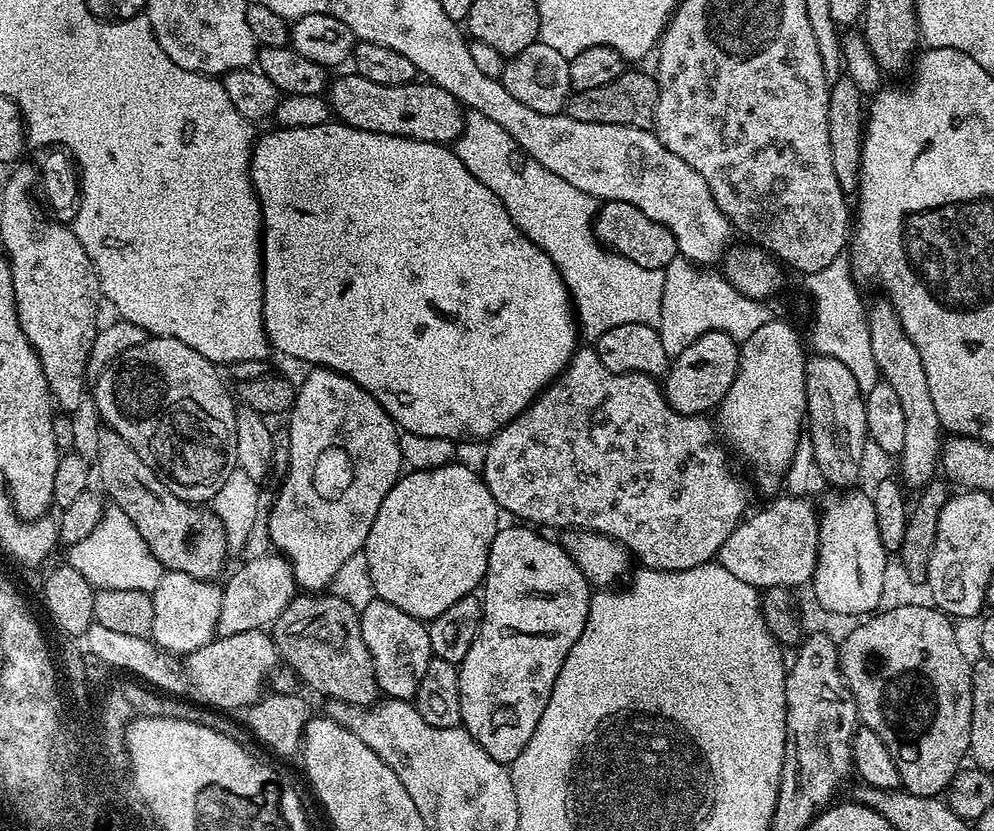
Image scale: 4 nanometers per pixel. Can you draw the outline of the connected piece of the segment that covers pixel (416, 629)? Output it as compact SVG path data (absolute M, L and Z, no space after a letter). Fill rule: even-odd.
M372 598L365 608L359 609L359 614L362 642L366 642L366 650L370 650L380 692L389 700L415 701L418 682L422 682L422 674L426 674L426 666L434 658L428 624L379 598Z

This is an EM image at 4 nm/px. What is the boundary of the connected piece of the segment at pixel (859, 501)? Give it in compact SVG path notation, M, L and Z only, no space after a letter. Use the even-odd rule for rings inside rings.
M832 490L829 491L829 496L825 498L824 505L819 505L818 508L818 517L820 519L820 537L818 538L818 558L816 559L816 569L814 570L814 574L812 575L810 581L810 589L812 588L812 592L816 595L816 600L818 603L821 604L822 607L825 608L828 612L833 612L836 616L860 616L856 618L864 618L867 617L869 614L875 613L877 609L881 607L880 599L884 596L884 575L888 572L888 560L890 560L890 554L886 549L882 546L882 538L878 538L878 518L874 514L874 502L872 501L871 495L867 491L865 492L856 492L857 490Z

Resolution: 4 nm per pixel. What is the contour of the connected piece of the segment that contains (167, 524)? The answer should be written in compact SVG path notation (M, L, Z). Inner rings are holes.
M107 426L98 434L98 450L94 459L94 472L100 475L100 484L108 491L115 507L130 518L134 530L142 534L142 542L158 558L165 570L190 574L190 578L215 581L216 575L224 568L224 559L230 555L226 530L211 507L190 504L178 498L161 482L134 454L134 450L118 434ZM96 465L96 466L95 466Z

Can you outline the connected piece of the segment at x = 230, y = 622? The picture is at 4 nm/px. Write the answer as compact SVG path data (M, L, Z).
M269 552L242 565L223 585L222 611L219 615L217 633L222 636L238 634L247 630L265 629L292 601L298 590L293 578L291 564L283 556Z

